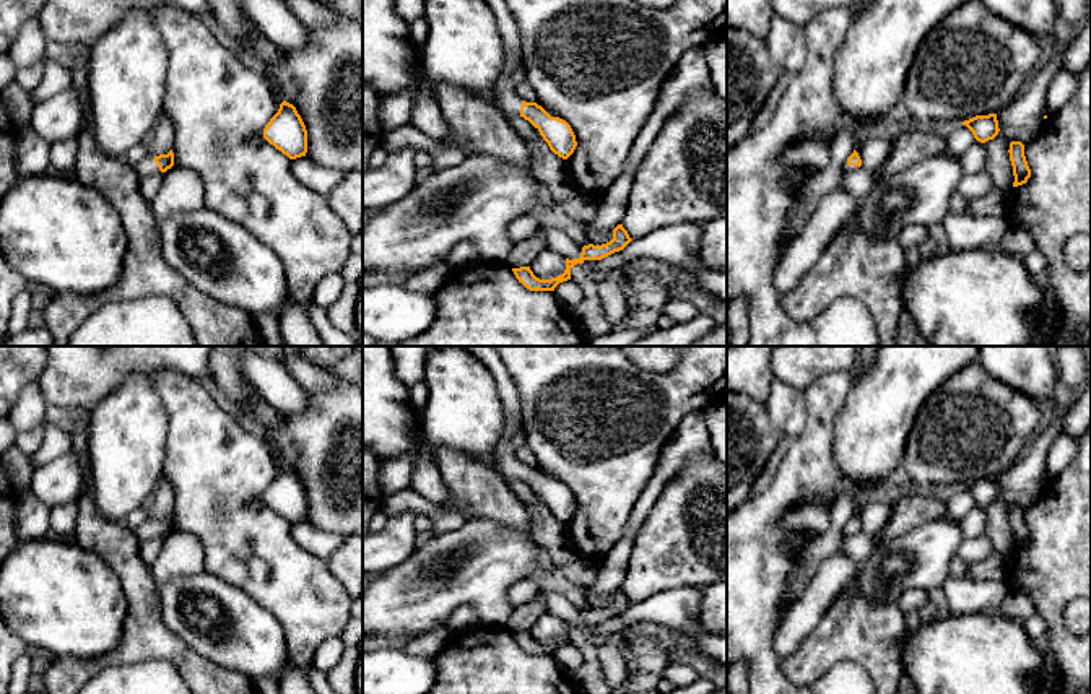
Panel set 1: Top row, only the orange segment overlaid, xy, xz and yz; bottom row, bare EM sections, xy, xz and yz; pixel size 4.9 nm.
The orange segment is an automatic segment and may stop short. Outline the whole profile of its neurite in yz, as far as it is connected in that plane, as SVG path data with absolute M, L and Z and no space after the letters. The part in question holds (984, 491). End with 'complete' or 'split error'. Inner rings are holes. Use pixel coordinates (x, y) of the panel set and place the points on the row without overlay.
M997 478L976 479L964 484L963 489L966 489L972 496L974 502L980 507L993 504L1000 496Z; complete

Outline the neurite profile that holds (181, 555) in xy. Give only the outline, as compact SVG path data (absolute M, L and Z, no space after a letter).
M172 530L164 536L163 549L150 570L156 587L161 587L171 579L195 575L203 570L203 566L200 540L190 533Z

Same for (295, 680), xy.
M289 665L280 679L280 694L315 694L309 681L307 666Z

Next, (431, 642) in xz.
M442 626L415 637L403 650L416 657L437 655L452 637L452 632Z

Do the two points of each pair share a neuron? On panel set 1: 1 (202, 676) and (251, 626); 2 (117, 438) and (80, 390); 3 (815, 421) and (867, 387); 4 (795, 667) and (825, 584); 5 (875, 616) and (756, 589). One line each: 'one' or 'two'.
1: two
2: two
3: two
4: two
5: two

